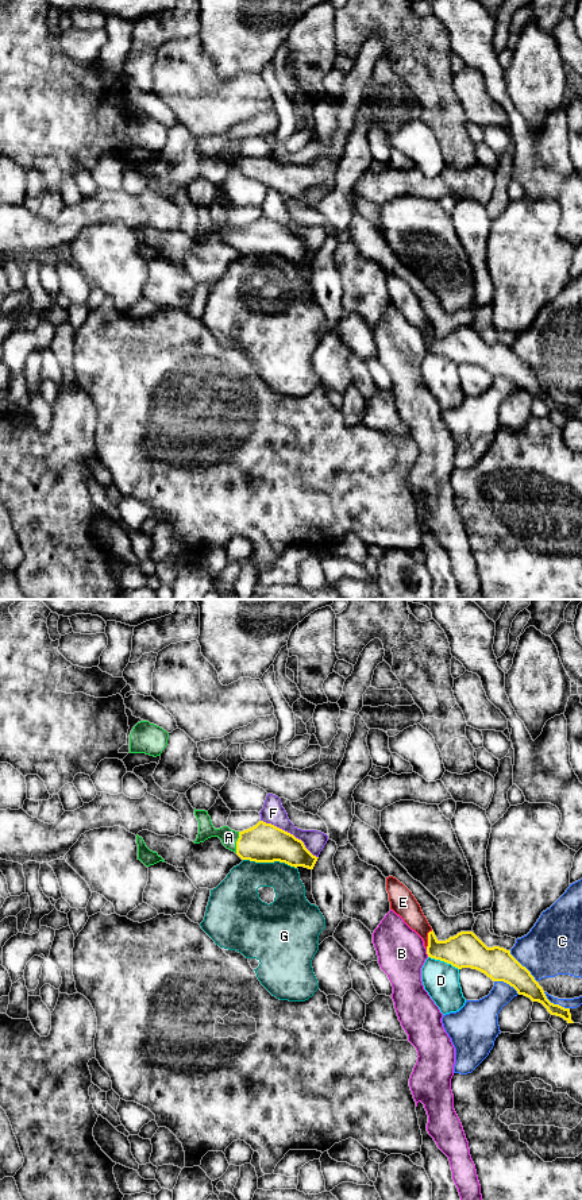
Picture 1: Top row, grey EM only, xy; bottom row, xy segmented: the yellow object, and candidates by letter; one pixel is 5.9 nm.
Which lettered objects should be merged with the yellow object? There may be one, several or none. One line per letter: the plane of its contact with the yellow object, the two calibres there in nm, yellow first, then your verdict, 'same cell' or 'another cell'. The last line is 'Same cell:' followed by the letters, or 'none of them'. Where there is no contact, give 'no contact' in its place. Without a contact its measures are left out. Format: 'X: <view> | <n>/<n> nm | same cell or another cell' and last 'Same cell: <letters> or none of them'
A: xy | 240/100 nm | same cell
B: xy | 200/280 nm | another cell
C: xy | 190/340 nm | another cell
D: xy | 200/220 nm | another cell
E: xy | 200/140 nm | another cell
F: xy | 240/130 nm | another cell
G: xy | 240/220 nm | another cell
Same cell: A

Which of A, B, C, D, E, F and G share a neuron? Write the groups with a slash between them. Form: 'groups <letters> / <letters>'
groups A / B / C / D / E / F / G

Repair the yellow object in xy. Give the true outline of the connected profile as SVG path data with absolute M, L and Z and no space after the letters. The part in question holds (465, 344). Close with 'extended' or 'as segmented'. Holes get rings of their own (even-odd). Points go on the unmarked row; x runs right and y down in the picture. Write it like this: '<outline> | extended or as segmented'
M433 325L429 327L427 350L458 364L477 364L493 377L504 377L519 390L541 398L551 410L574 418L570 404L551 398L531 367L510 350L510 346L500 342L487 343L473 327L460 327L446 336L439 336Z | as segmented

